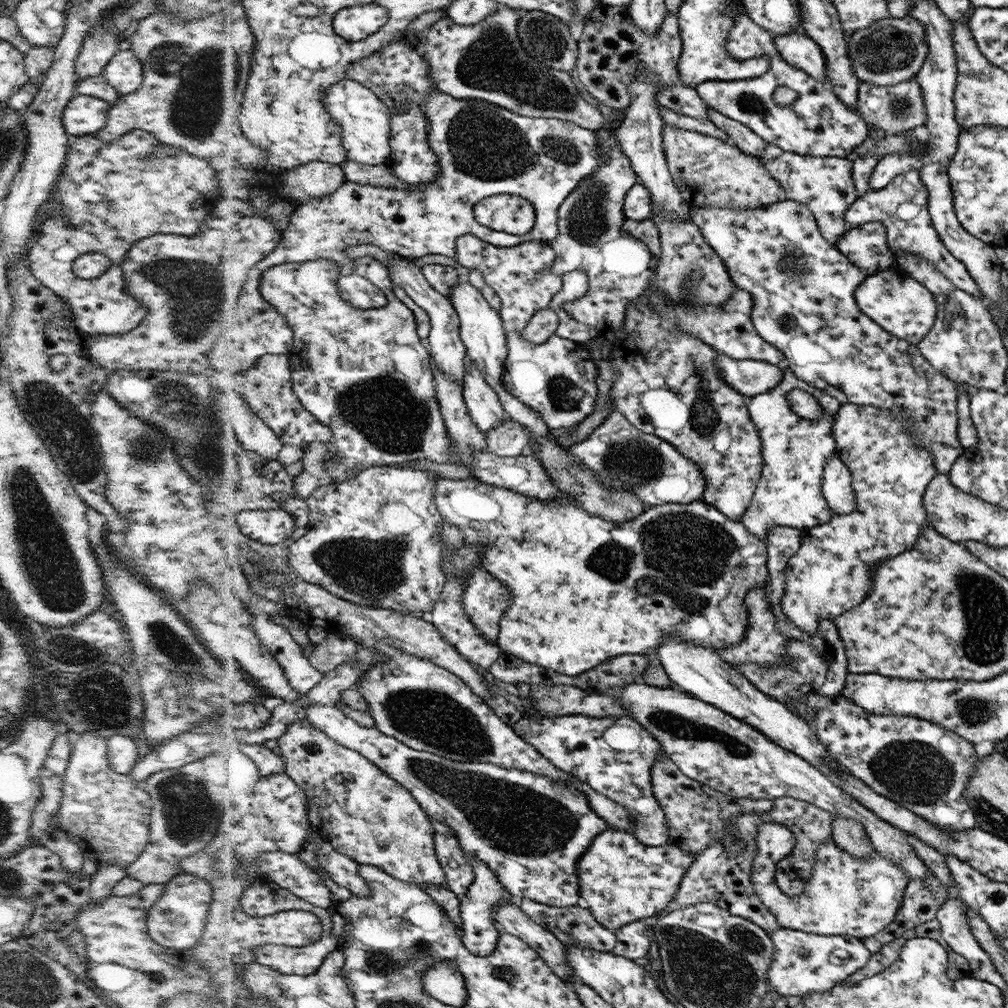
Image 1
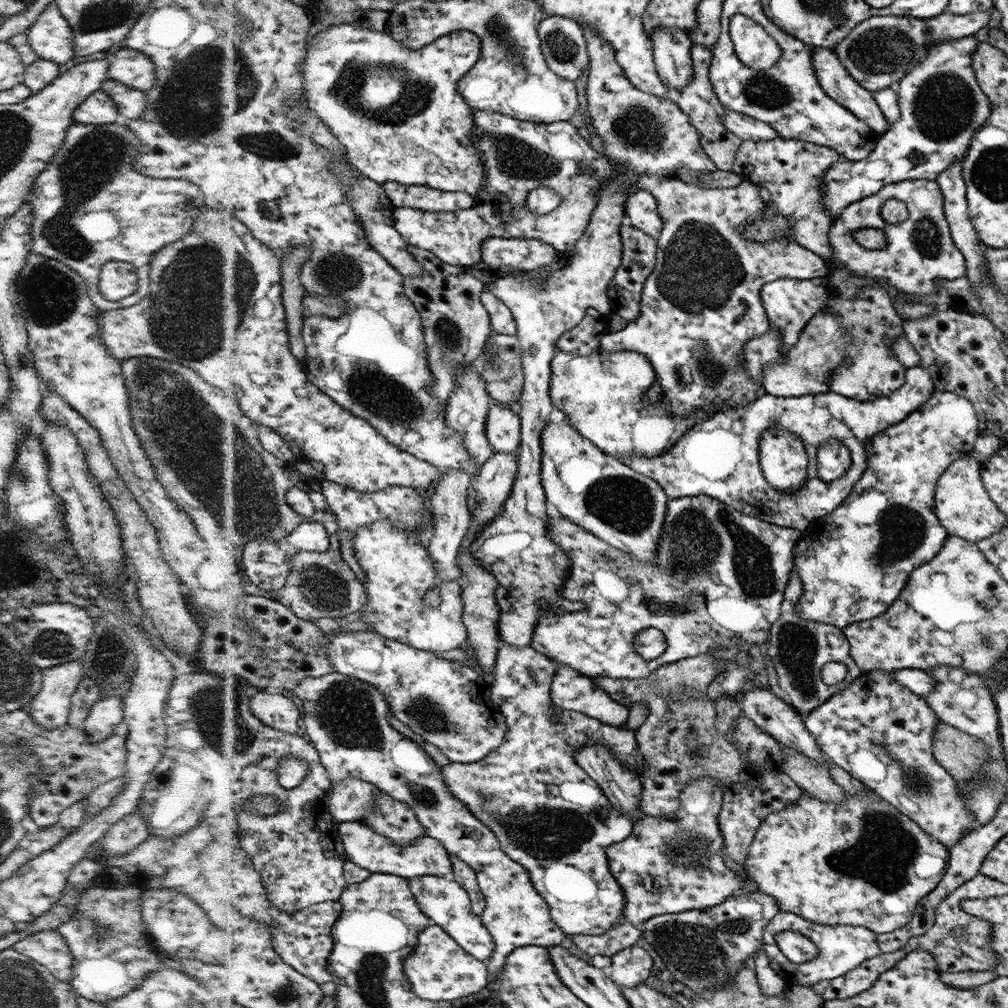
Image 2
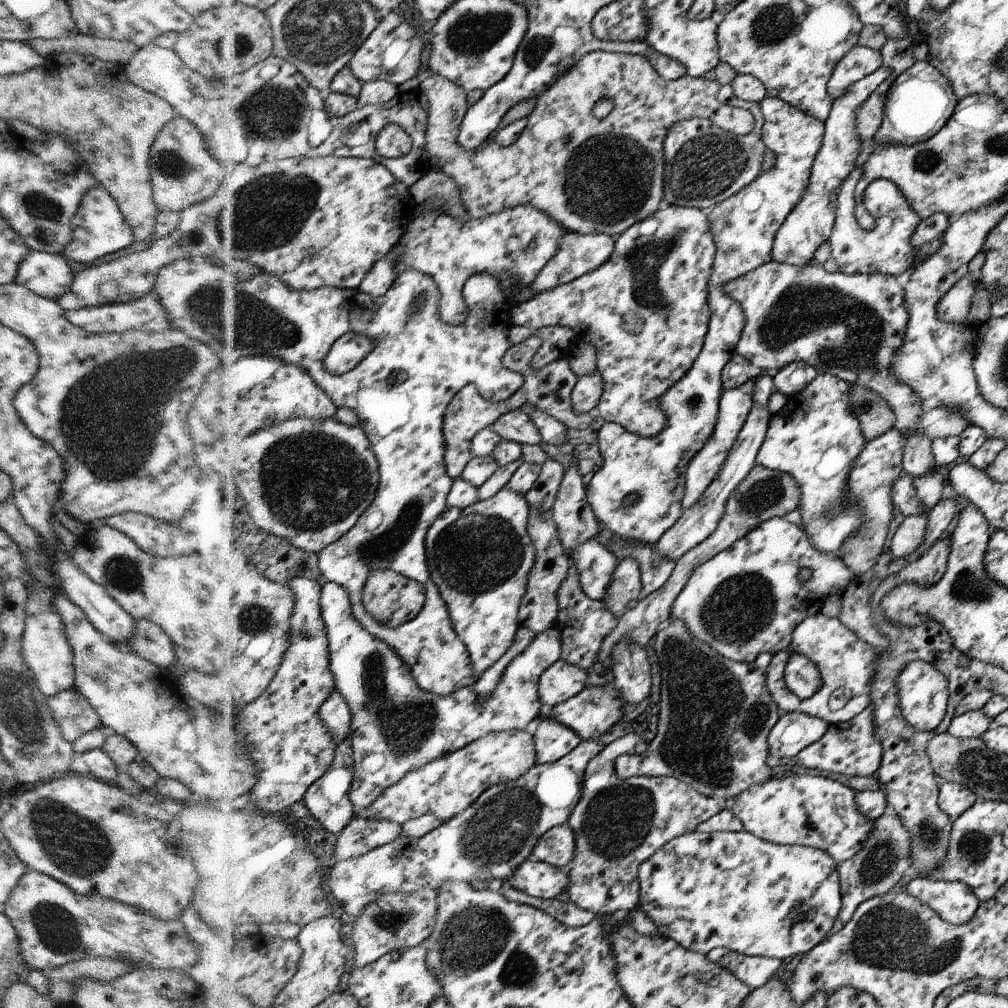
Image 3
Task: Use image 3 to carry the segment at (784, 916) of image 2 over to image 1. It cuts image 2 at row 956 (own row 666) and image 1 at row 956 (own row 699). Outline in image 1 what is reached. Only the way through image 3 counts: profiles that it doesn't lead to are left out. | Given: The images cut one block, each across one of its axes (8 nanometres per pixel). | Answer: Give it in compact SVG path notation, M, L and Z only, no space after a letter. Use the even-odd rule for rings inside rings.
M778 927L771 933L776 944L776 957L772 959L772 966L768 967L766 984L782 996L826 992L864 968L873 955L862 939L852 935L819 935L784 927Z

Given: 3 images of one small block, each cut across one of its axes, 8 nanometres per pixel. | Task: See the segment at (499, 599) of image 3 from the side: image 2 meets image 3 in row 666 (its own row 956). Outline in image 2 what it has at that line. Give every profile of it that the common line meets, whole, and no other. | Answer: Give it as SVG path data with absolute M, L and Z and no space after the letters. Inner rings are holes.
M428 876L410 879L412 890L417 896L422 910L443 926L470 954L486 964L495 947L492 935L481 921L481 915L473 913L471 894L454 877Z

